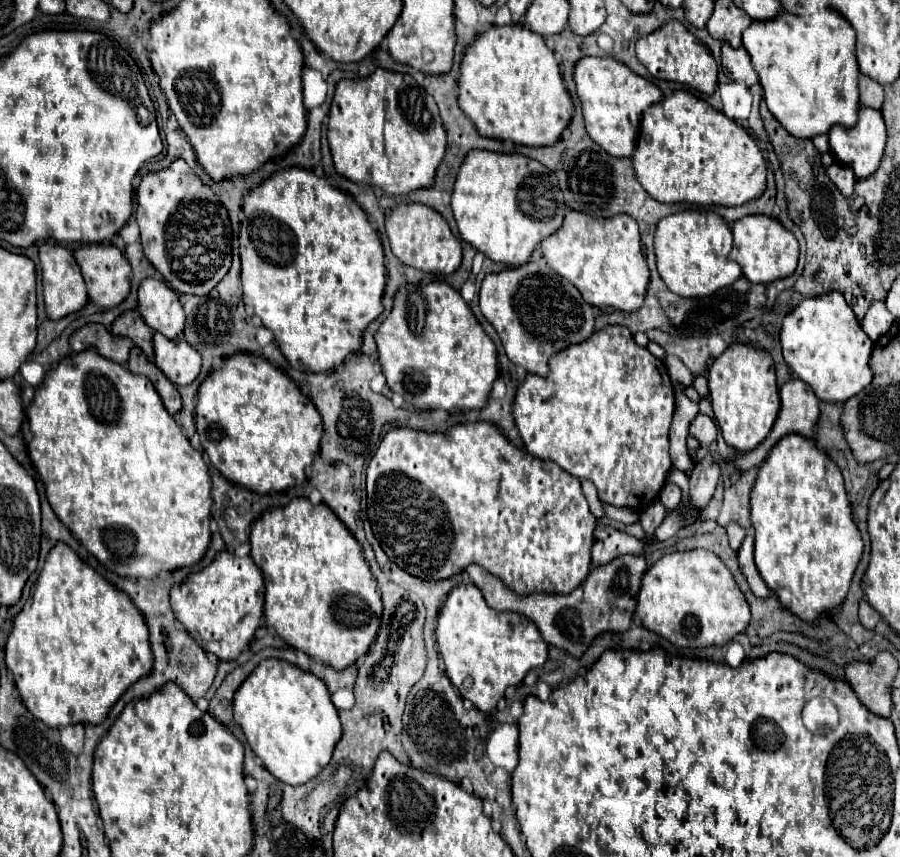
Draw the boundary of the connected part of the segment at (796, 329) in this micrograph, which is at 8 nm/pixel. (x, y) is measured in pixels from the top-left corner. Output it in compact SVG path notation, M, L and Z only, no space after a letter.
M841 293L817 295L801 301L783 319L781 345L789 369L801 377L821 401L843 403L857 395L873 379L869 369L873 341L865 335L853 309Z

